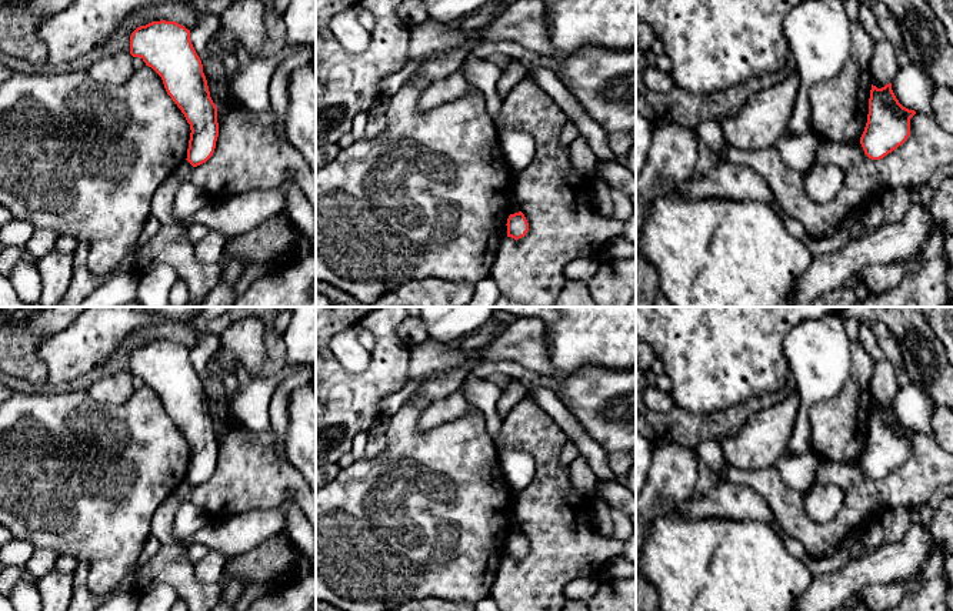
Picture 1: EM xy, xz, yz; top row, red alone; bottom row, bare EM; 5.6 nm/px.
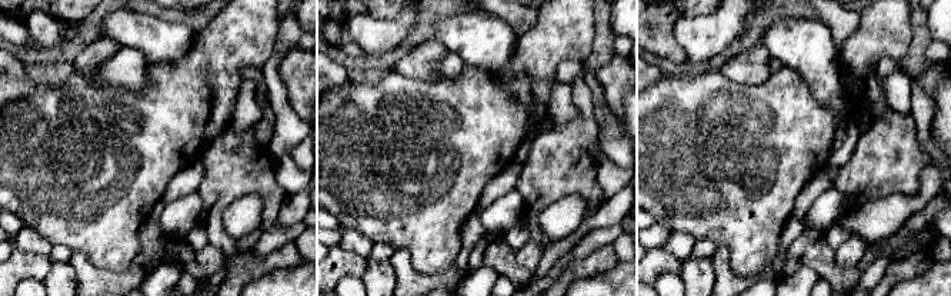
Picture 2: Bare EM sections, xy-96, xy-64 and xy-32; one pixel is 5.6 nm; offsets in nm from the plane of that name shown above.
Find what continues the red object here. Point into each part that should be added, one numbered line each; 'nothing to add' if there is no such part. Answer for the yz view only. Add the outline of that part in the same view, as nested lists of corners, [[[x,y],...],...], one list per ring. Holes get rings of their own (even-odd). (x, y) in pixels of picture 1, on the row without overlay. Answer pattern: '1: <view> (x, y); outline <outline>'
nothing to add

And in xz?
nothing to add

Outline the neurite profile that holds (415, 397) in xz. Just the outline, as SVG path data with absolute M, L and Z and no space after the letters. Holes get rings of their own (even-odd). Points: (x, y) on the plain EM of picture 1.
M410 387L410 393L409 395L406 397L404 403L403 404L414 404L417 408L423 410L426 408L427 405L430 405L431 403L430 401L426 401L421 395L420 391L417 391L414 387Z

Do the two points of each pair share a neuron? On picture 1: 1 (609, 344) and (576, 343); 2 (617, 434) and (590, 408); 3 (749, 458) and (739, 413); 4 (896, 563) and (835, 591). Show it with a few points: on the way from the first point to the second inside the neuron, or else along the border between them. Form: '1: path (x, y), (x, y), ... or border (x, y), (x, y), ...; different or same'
1: path (600, 343), (585, 343); same
2: path (610, 427), (596, 416); same
3: border (769, 406), (755, 411), (733, 433), (719, 441); different
4: path (880, 567), (866, 570), (850, 578); same

